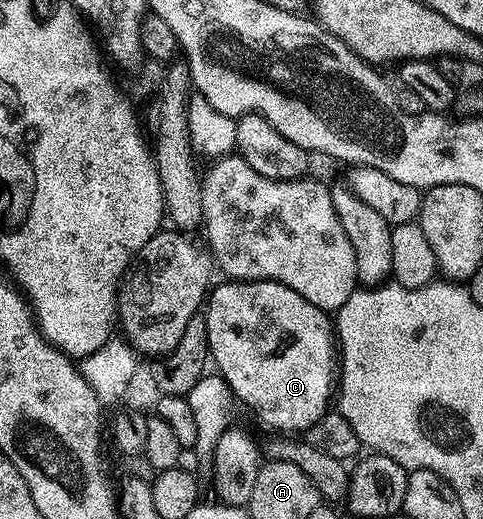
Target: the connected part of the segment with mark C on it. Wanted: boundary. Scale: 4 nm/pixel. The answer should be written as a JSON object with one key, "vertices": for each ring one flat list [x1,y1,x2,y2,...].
{"vertices":[[218,281,210,289,203,306,209,356,216,373,224,378,234,399,250,406,271,429,303,432,311,428,330,409,329,393,335,390,335,326,330,315,278,282,221,281,225,282]]}

